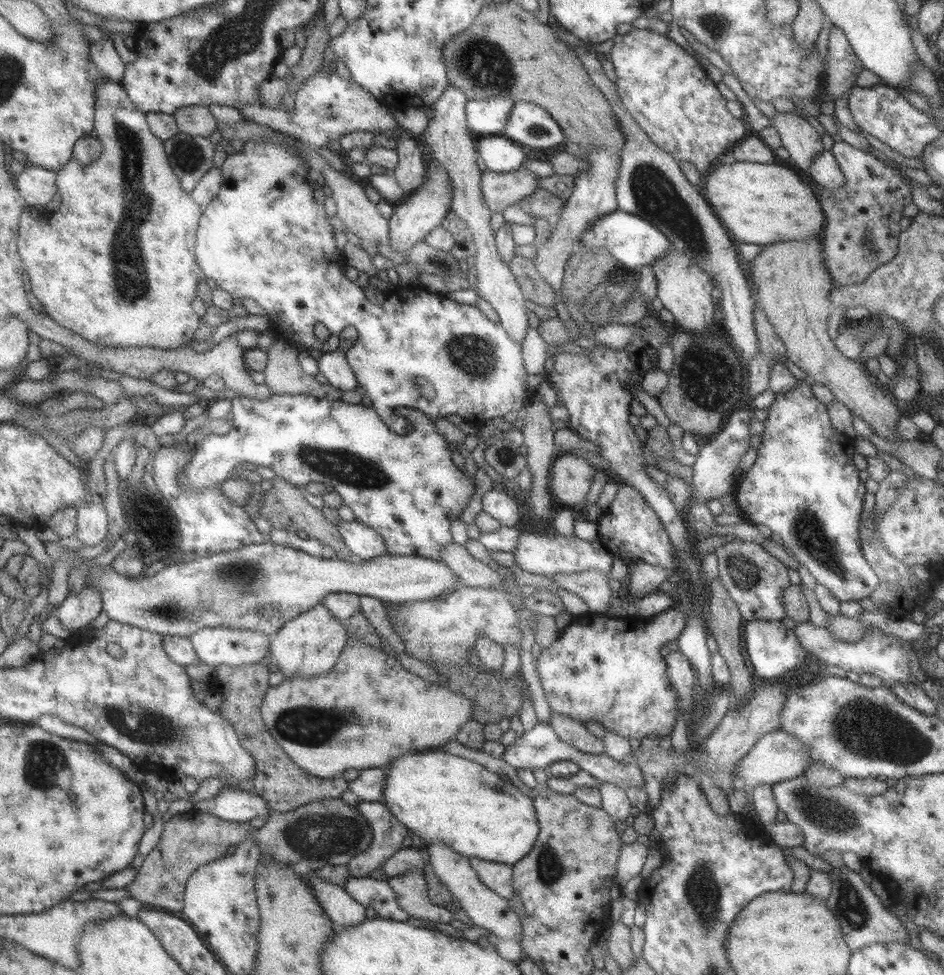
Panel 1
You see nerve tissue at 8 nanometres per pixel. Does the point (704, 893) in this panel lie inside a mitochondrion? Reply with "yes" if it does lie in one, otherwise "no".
yes

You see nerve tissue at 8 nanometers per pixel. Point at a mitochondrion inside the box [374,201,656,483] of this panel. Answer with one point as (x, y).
(475, 353)

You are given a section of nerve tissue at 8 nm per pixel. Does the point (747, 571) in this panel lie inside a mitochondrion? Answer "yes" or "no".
yes

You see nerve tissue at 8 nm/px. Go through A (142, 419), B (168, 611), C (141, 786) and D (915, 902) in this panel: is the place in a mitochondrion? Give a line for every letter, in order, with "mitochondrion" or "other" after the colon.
A: other
B: mitochondrion
C: other
D: other

